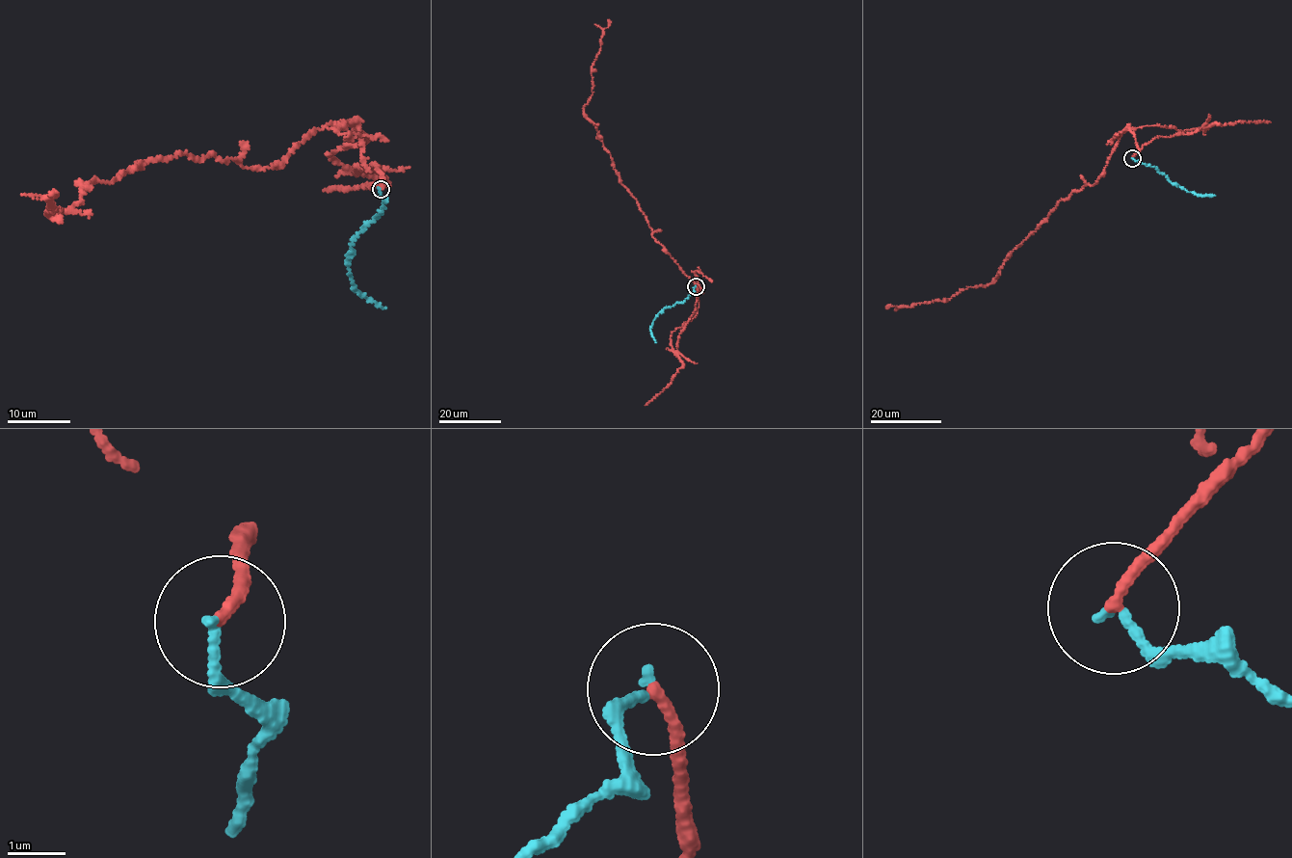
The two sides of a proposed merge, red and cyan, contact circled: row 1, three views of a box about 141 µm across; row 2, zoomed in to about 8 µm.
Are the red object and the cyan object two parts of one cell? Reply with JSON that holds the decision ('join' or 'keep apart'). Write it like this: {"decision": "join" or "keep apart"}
{"decision": "keep apart"}

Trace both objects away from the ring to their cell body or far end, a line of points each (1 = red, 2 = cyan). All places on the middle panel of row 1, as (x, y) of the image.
1: (696, 286), (695, 310), (674, 351), (672, 335), (697, 313), (699, 287), (652, 236), (584, 112), (608, 19)
2: (696, 286), (694, 292), (684, 301), (658, 313), (650, 329), (656, 343)

